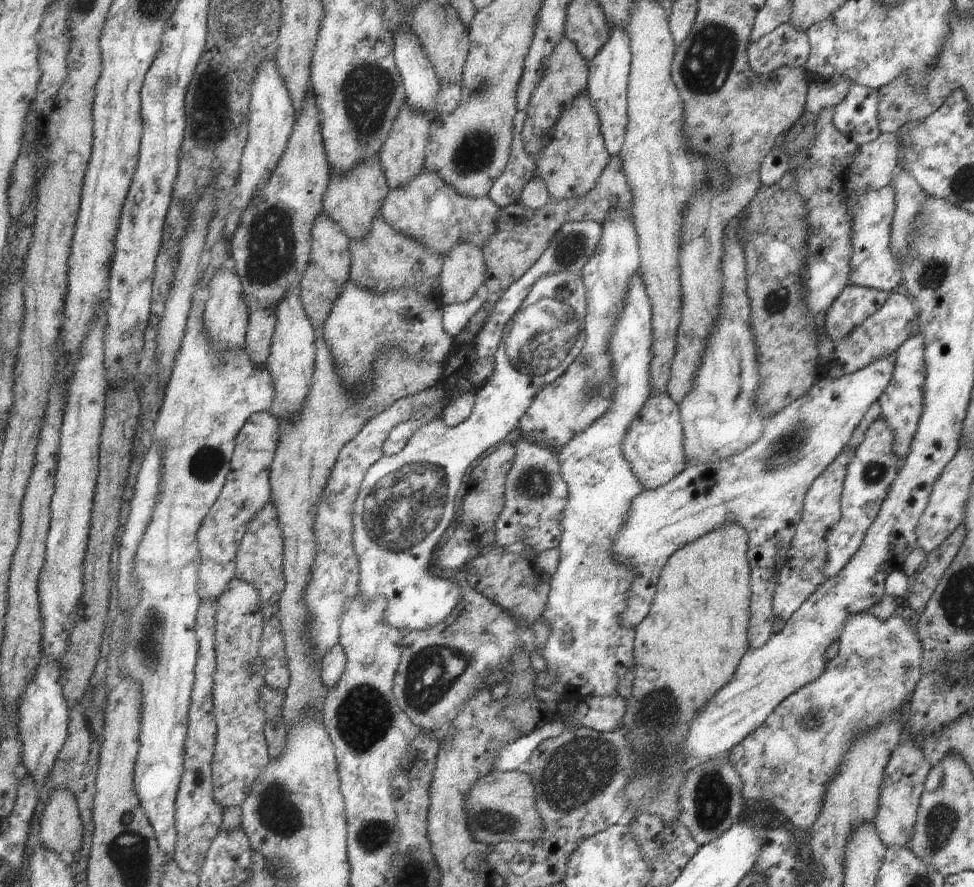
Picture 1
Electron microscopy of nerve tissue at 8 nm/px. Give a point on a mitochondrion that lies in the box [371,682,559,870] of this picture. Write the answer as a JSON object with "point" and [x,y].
{"point":[487,821]}

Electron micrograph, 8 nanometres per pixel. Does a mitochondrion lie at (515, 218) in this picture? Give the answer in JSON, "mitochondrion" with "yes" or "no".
{"mitochondrion":"no"}

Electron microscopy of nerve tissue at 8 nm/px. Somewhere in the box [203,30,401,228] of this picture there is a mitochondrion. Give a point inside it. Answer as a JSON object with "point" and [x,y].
{"point":[369,89]}

